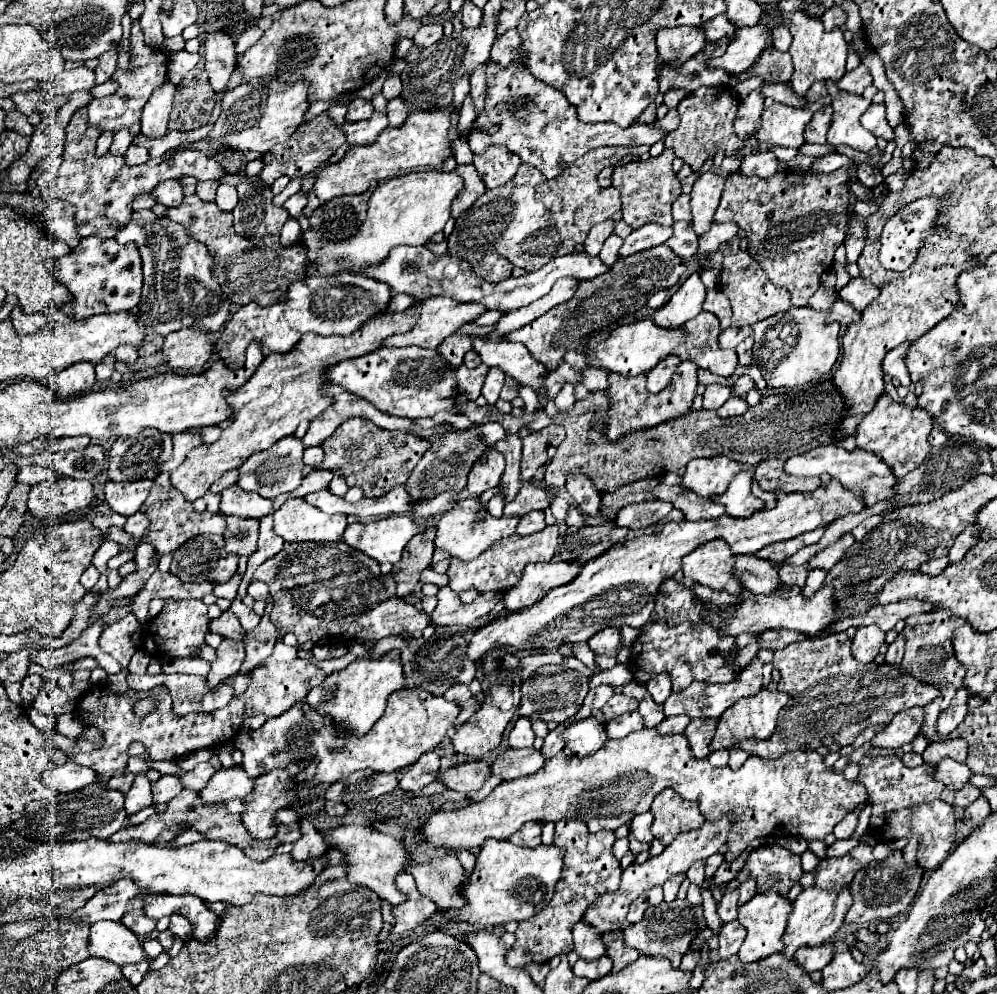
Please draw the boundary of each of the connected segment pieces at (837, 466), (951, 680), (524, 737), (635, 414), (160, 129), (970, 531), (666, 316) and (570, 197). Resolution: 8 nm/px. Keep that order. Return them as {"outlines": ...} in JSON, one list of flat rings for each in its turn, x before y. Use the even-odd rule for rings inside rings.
{"outlines":[[[818,446,800,456,792,456,784,462,784,472,790,476,820,476,828,474,838,480,844,488,854,492,866,506,876,504,878,500,892,500,892,486,896,484,896,476,888,470,888,466,872,452,862,448,844,450,842,446]],[[926,612,926,614,914,614,914,616,906,618,906,626,902,630,904,640,906,640,906,652,904,652,904,658,900,664,902,674,926,674,922,678,922,682,928,682,940,690,940,696,922,708,924,722,922,722,920,732,922,732,922,736,926,736,932,742,952,738,951,734,939,737,934,732,934,722,936,722,940,710,944,710,950,704,950,700,954,698,954,692,960,688,960,682,964,676,964,668,954,660,954,648,952,648,952,634,960,624,964,624,962,618,948,618,948,614]],[[518,718,518,722,508,734,508,744,512,748,530,748,534,744,534,732,530,728,530,720]],[[682,362,674,374,674,380,658,394,650,394,646,388,646,374,634,376,634,378,624,378,622,374,610,372,608,374,608,382,610,388,604,390,604,396,610,400,608,406,608,422,604,426,604,436,608,438,608,442,616,444,620,442,624,436,642,430,642,428,654,428,666,420,674,420,678,416,684,416,690,412,692,408,692,400,696,396,696,370,698,366,692,362]],[[166,82,160,90,152,92,148,106,142,110,142,134,148,138,162,138,168,132,168,116,172,110,172,96,176,86]],[[970,524,970,526,954,540,954,544,952,544,950,552,948,552,950,562,960,560,960,558,968,552,968,548,972,548,972,544,978,542,978,536,980,536,980,528,978,528,976,524]],[[694,272,678,288,678,292,654,314,654,322,660,328,676,328,686,324,690,318,702,312,704,296,706,296,706,288,700,282,698,272]],[[648,145,635,146,604,146,598,150,590,150,588,154,580,156,568,170,564,170,560,176,546,180,540,178,540,172,534,166,528,166,526,162,520,166,514,182,508,182,508,186,498,186,494,190,486,190,484,196,480,196,464,214,456,218,456,226,452,234,448,236,448,254,454,258,464,258,468,264,480,262,486,254,498,254,502,258,508,258,514,266,526,268,528,272,540,270,544,264,548,264,558,254,570,254,574,252,576,244,582,244,590,232,592,226,596,226,602,220,608,220,614,212,622,208,620,192,616,188,602,188,596,182,596,176,602,168,616,164,624,154,640,156,649,152]]]}

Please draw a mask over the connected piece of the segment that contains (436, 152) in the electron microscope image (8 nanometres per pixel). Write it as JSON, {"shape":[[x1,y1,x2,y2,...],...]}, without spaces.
{"shape":[[448,106,446,110,434,110,434,112,410,112,402,126,398,128,388,126,380,132,376,142,368,146,354,146,344,154,340,162,326,164,320,170,320,174,316,176,314,188,310,192,304,192,308,198,304,216,310,218,318,206,322,206,324,202,328,202,334,196,364,194,372,180,388,180,394,176,402,176,420,166,440,168,442,162,448,156,452,156,452,150,448,144,450,112,452,112,452,106]]}

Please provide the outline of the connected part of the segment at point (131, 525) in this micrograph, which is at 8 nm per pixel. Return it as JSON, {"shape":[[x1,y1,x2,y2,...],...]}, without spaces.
{"shape":[[136,512,136,514,128,516,126,524,124,524,124,530,132,536,144,536,148,532,148,518,142,512]]}

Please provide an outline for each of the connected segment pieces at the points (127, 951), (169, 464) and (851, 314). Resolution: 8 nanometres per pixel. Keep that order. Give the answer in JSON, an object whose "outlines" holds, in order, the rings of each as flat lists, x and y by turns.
{"outlines":[[[108,920,94,922,90,926,88,952,90,956,104,958,118,966,146,958,144,948,140,948,138,936,132,930,128,930,122,922,108,922]],[[188,432,174,434,172,438,174,438,174,454,172,454,170,460,164,462,164,464,160,466,160,471,167,470,167,472,171,472,175,470,180,466,180,462,184,462,186,452,188,452,190,448,196,448,198,444,202,444,202,442,200,442,200,436,188,434]],[[840,298,832,304,832,308,828,312,828,322,840,322,842,326,846,326,850,322,856,322,858,318,860,318,858,310,854,310,848,302,844,302]]]}

